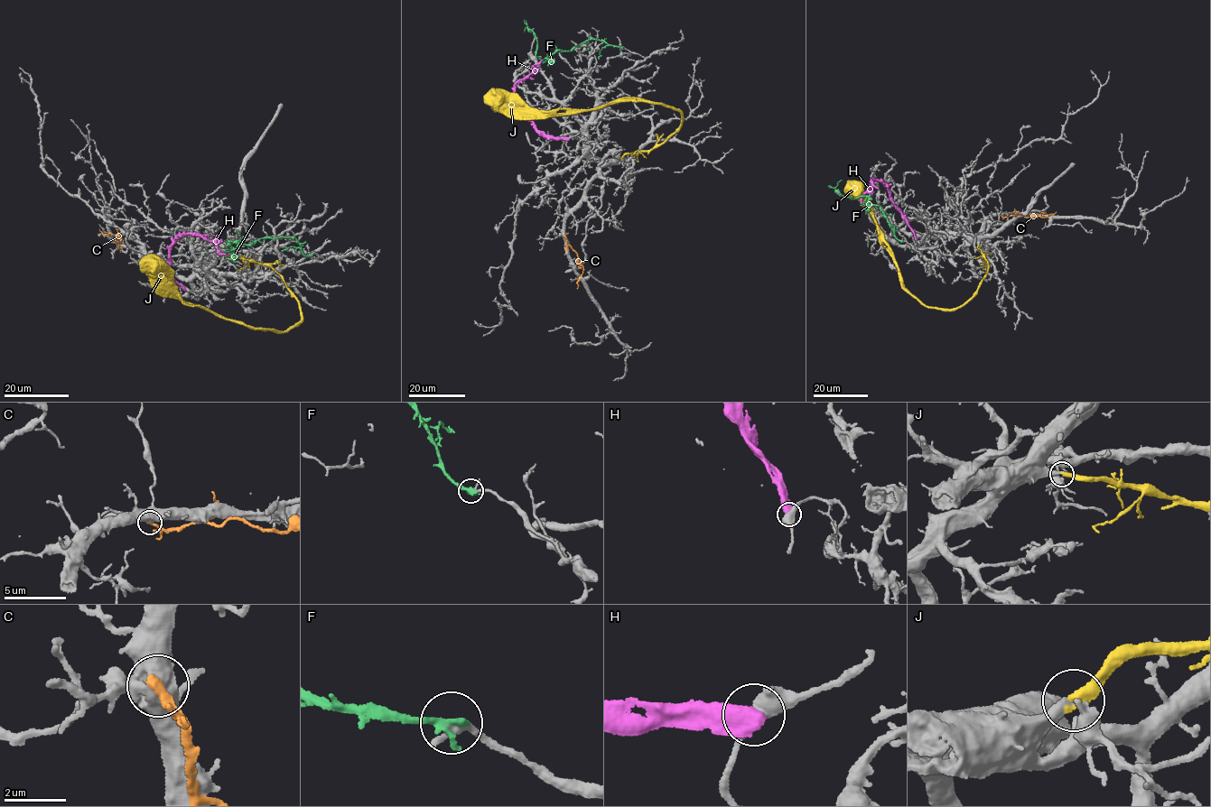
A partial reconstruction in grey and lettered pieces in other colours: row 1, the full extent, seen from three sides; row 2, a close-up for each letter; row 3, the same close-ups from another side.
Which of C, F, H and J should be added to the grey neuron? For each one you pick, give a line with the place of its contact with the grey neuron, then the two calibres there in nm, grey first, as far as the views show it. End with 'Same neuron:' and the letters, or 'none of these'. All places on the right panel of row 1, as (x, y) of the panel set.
J: meets grey at (978, 245); 320 nm thick on the grey side, 400 nm on the other
Same neuron: J

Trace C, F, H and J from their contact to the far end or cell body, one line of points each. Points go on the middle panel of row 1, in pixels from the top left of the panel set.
C: (563, 235), (582, 266), (577, 289)
F: (621, 47), (589, 40), (570, 50), (555, 51), (542, 61), (535, 55), (535, 33), (527, 27), (525, 32)
H: (569, 138), (551, 137), (537, 129), (521, 115), (517, 100), (516, 84), (543, 60)
J: (620, 158), (665, 140), (677, 129), (680, 112), (644, 101), (612, 102), (572, 113), (503, 113), (485, 94)

